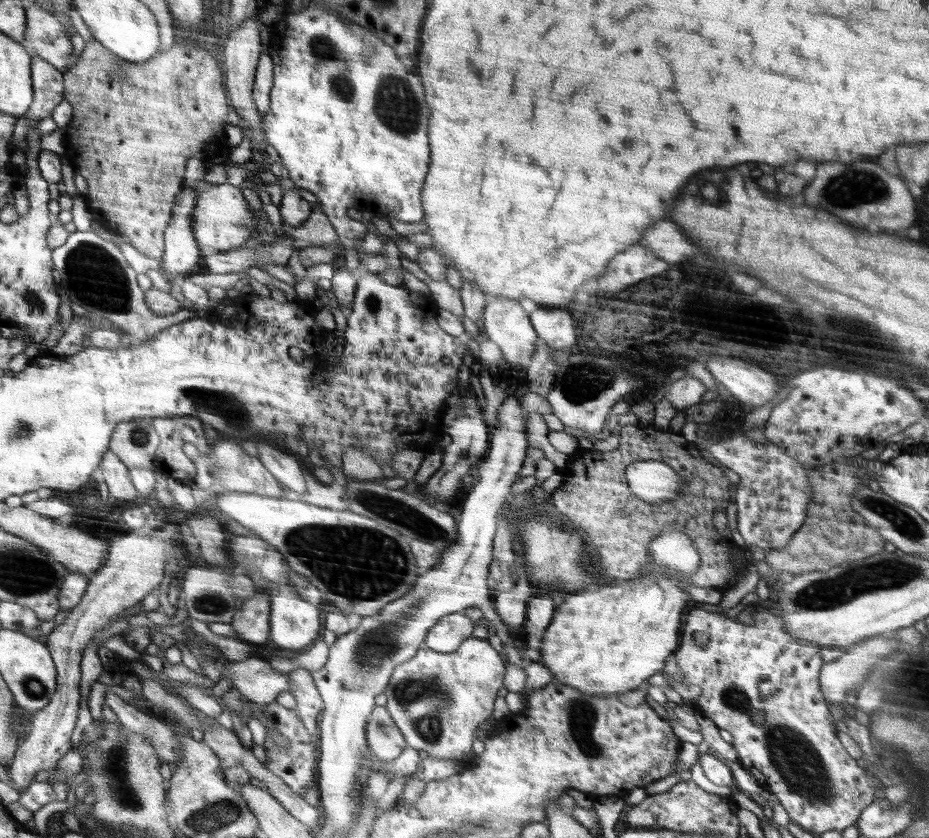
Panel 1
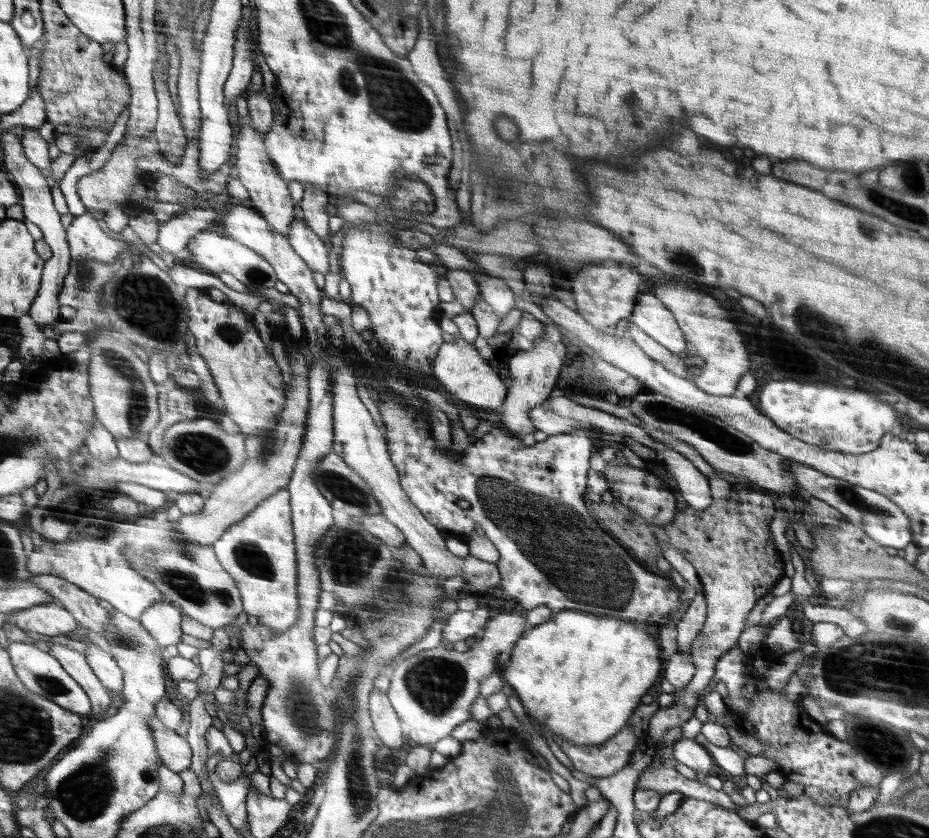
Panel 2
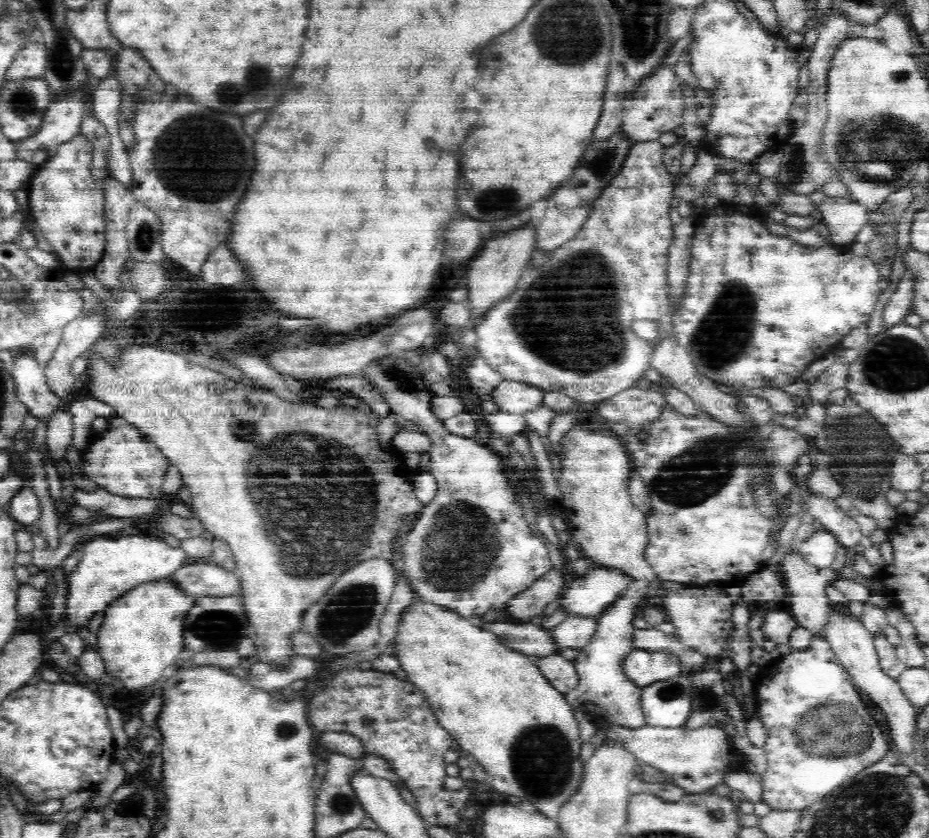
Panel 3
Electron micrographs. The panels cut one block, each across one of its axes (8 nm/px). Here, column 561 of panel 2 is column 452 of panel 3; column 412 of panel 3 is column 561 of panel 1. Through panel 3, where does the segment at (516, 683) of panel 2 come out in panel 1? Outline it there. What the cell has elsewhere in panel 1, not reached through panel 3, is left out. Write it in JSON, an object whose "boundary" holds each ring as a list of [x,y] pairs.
{"boundary":[[[664,527],[664,531],[651,540],[649,557],[655,564],[655,572],[639,576],[626,586],[608,584],[568,596],[557,606],[550,624],[537,643],[541,650],[540,661],[554,675],[555,681],[592,696],[617,696],[618,692],[628,692],[636,686],[640,687],[644,680],[664,668],[668,652],[672,654],[672,648],[678,648],[681,642],[680,628],[683,626],[680,624],[683,624],[683,620],[680,620],[680,616],[692,600],[685,590],[688,585],[686,578],[697,572],[701,558],[689,529],[680,531],[676,527]]]}

